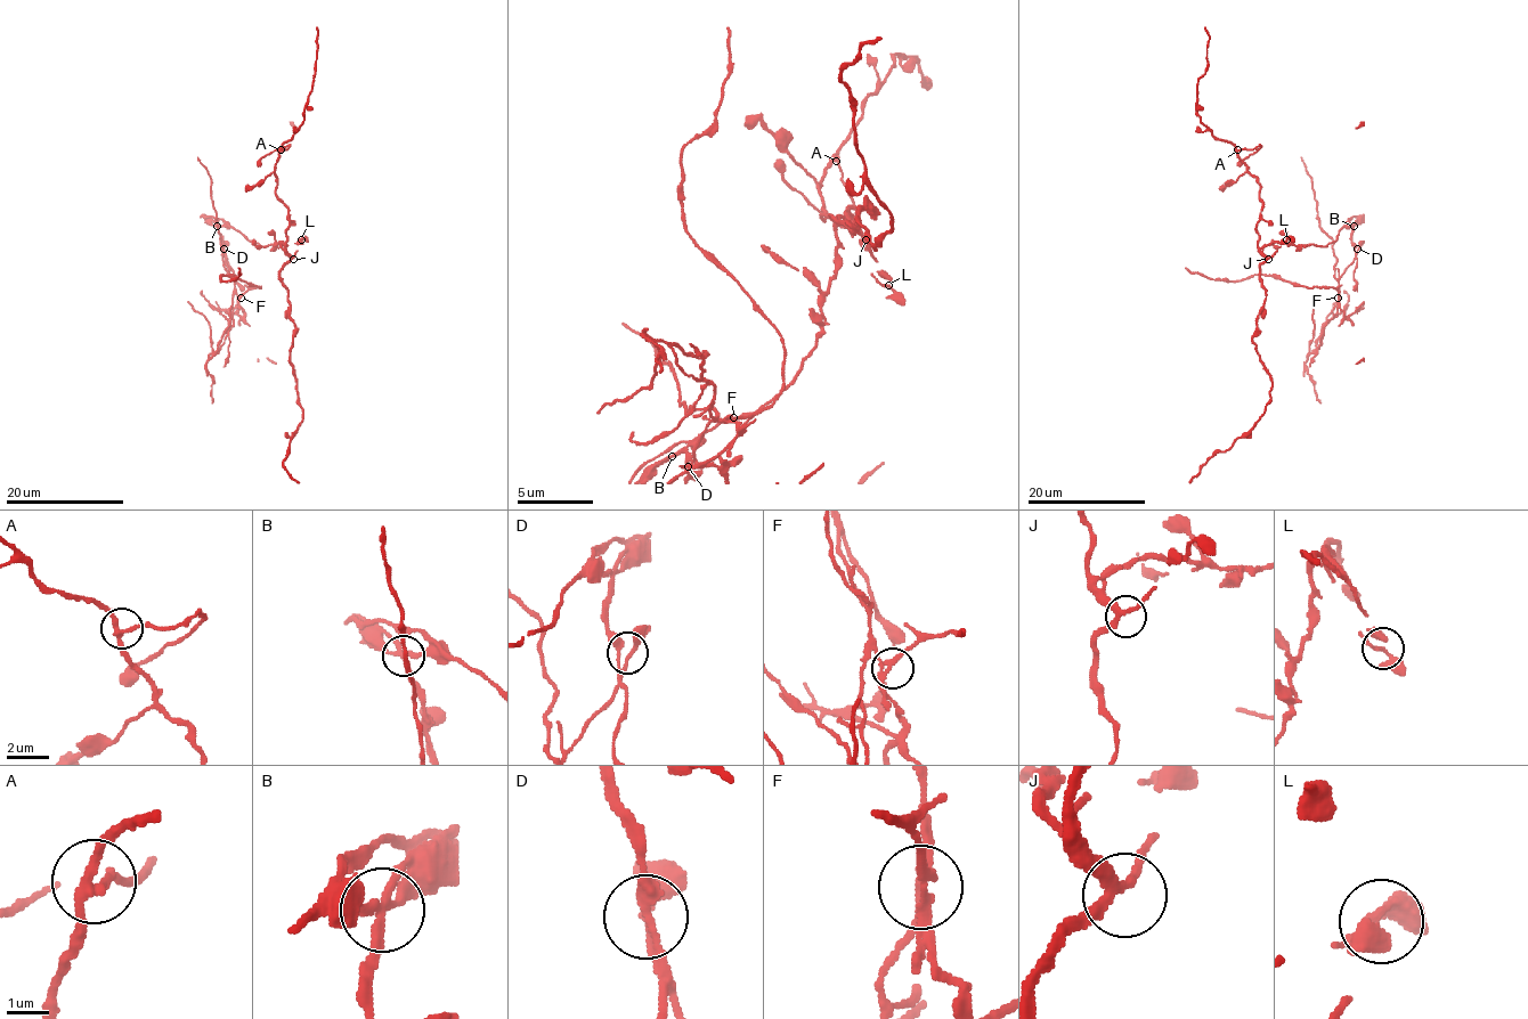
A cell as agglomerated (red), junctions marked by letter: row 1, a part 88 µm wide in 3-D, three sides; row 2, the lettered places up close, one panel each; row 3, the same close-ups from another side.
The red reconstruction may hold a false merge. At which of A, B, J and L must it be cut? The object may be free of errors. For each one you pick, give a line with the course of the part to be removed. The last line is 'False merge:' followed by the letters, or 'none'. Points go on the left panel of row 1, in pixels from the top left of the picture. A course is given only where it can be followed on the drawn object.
False merge: B

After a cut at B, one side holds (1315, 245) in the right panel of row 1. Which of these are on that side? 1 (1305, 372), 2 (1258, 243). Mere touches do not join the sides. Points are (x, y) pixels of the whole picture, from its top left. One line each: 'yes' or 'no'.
1: no
2: yes

